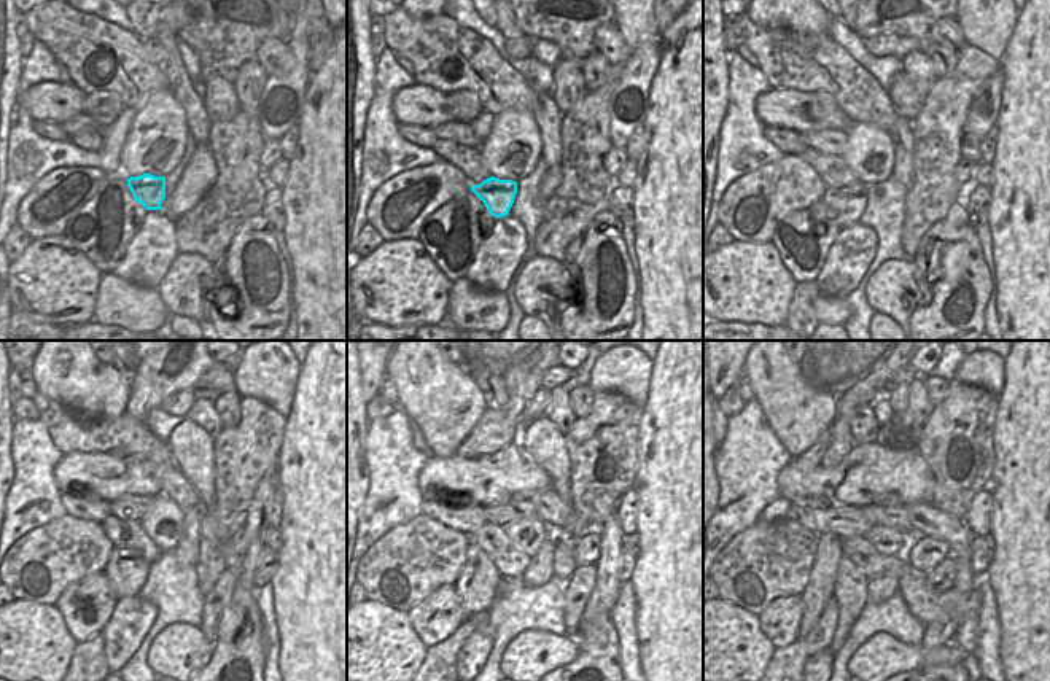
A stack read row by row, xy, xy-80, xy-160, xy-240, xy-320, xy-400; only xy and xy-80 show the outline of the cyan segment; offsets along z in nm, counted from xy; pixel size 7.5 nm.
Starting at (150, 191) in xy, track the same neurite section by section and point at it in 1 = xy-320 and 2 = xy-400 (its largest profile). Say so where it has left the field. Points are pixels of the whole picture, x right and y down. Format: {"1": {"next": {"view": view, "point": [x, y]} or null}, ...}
{"1": {"next": {"view": "xy-320", "point": [476, 584]}}, "2": {"next": {"view": "xy-400", "point": [820, 589]}}}

